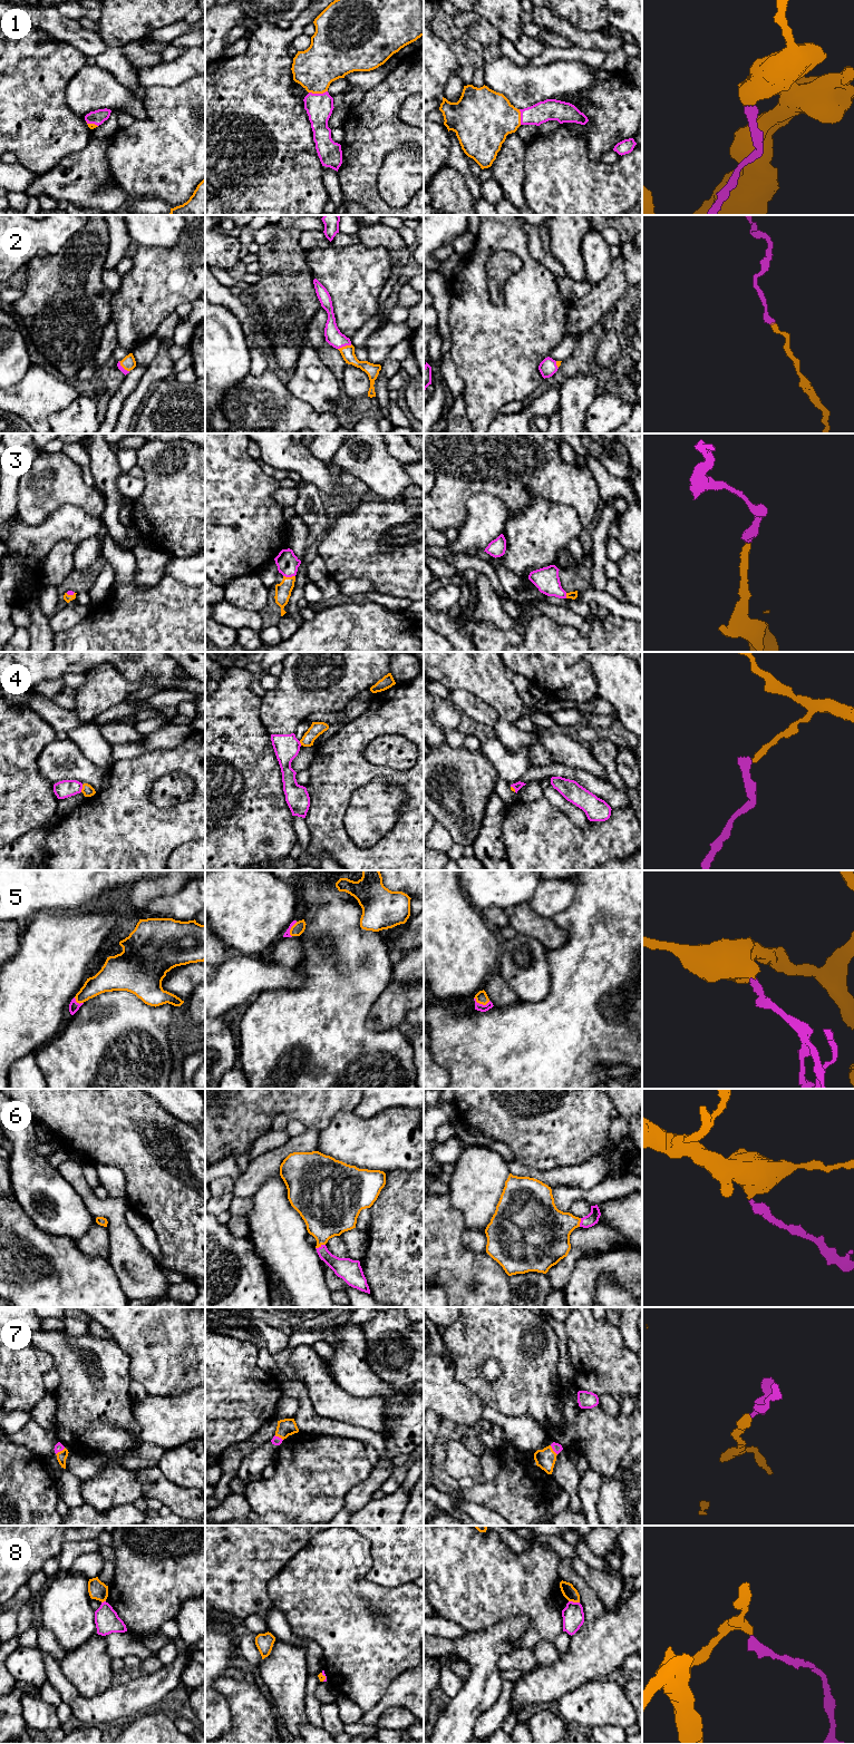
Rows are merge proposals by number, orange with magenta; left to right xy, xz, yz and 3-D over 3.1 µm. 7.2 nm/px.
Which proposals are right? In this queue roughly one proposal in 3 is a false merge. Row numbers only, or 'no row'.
1, 2, 3, 5, 6, 7

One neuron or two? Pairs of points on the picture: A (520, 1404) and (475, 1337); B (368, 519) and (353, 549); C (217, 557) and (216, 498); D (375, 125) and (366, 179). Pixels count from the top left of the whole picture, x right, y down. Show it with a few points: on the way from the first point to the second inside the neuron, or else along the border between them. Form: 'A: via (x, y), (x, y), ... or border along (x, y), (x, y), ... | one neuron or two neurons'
A: via (520, 1385), (520, 1373), (494, 1347) | one neuron
B: via (368, 527), (368, 533), (361, 542) | one neuron
C: via (227, 543), (242, 527), (230, 513) | one neuron
D: via (368, 138), (366, 144), (366, 166) | one neuron

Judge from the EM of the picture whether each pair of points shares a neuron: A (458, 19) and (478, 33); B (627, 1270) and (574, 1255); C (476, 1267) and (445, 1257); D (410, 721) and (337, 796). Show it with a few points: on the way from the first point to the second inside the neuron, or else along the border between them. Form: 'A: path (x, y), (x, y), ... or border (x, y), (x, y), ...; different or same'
A: path (464, 21), (471, 22), (476, 28); same
B: border (594, 1249), (585, 1253), (575, 1263), (569, 1279); different
C: path (468, 1267), (455, 1267), (453, 1265); same
D: path (384, 721), (378, 721), (340, 759), (338, 769); same

